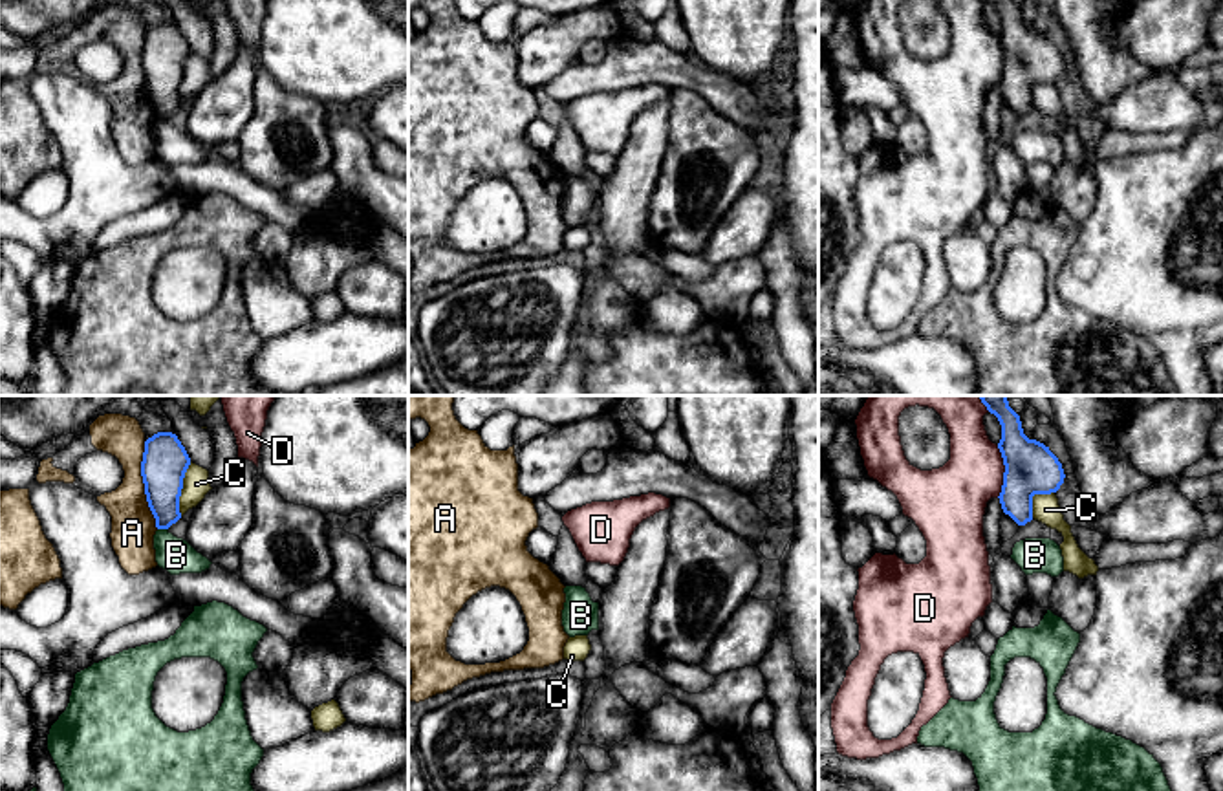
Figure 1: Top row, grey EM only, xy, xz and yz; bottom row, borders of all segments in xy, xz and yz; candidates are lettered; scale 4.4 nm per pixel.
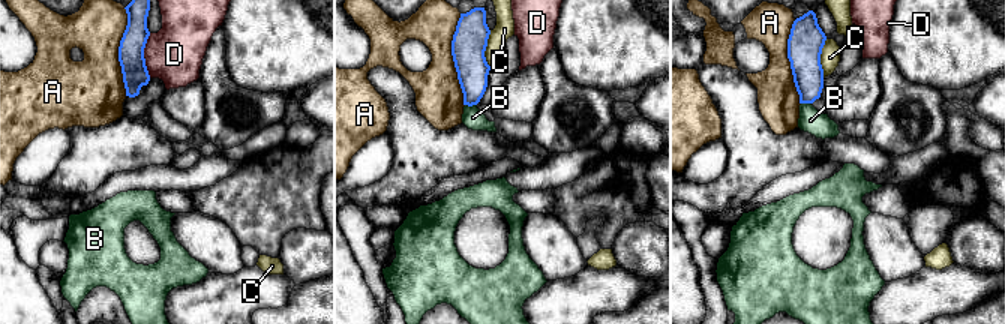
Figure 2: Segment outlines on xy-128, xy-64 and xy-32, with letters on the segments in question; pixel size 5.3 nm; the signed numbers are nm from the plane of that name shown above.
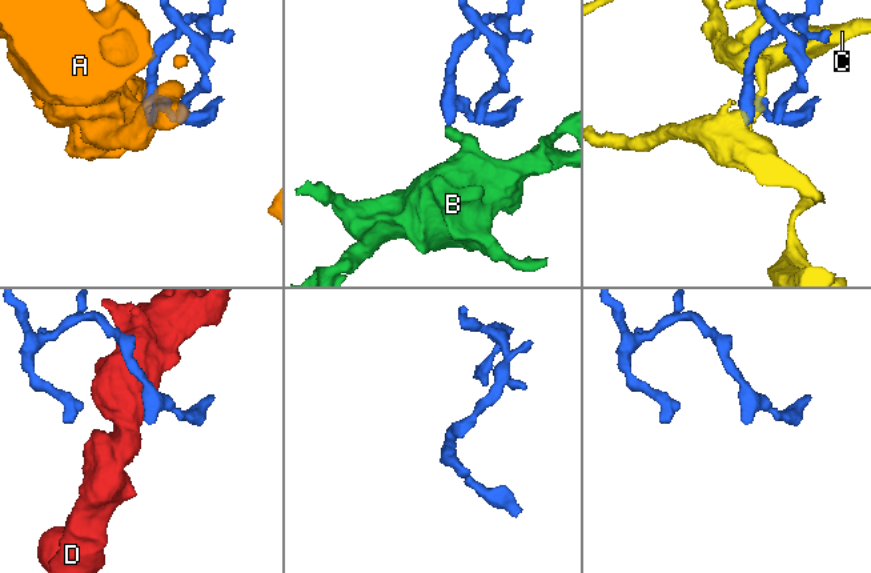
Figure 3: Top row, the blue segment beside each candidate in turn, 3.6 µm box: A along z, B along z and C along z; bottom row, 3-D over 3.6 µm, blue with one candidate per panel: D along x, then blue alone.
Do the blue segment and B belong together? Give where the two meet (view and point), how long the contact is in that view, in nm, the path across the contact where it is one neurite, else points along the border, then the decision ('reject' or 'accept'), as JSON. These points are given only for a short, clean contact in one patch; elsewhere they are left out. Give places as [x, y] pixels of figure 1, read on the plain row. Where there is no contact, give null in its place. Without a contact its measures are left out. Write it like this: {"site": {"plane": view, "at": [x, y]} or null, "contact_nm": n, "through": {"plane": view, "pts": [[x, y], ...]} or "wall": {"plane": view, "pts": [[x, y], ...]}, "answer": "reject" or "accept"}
{"site": {"plane": "xy", "at": [163, 118]}, "contact_nm": 50, "wall": {"plane": "xy", "pts": [[158, 118], [167, 119]]}, "answer": "reject"}

